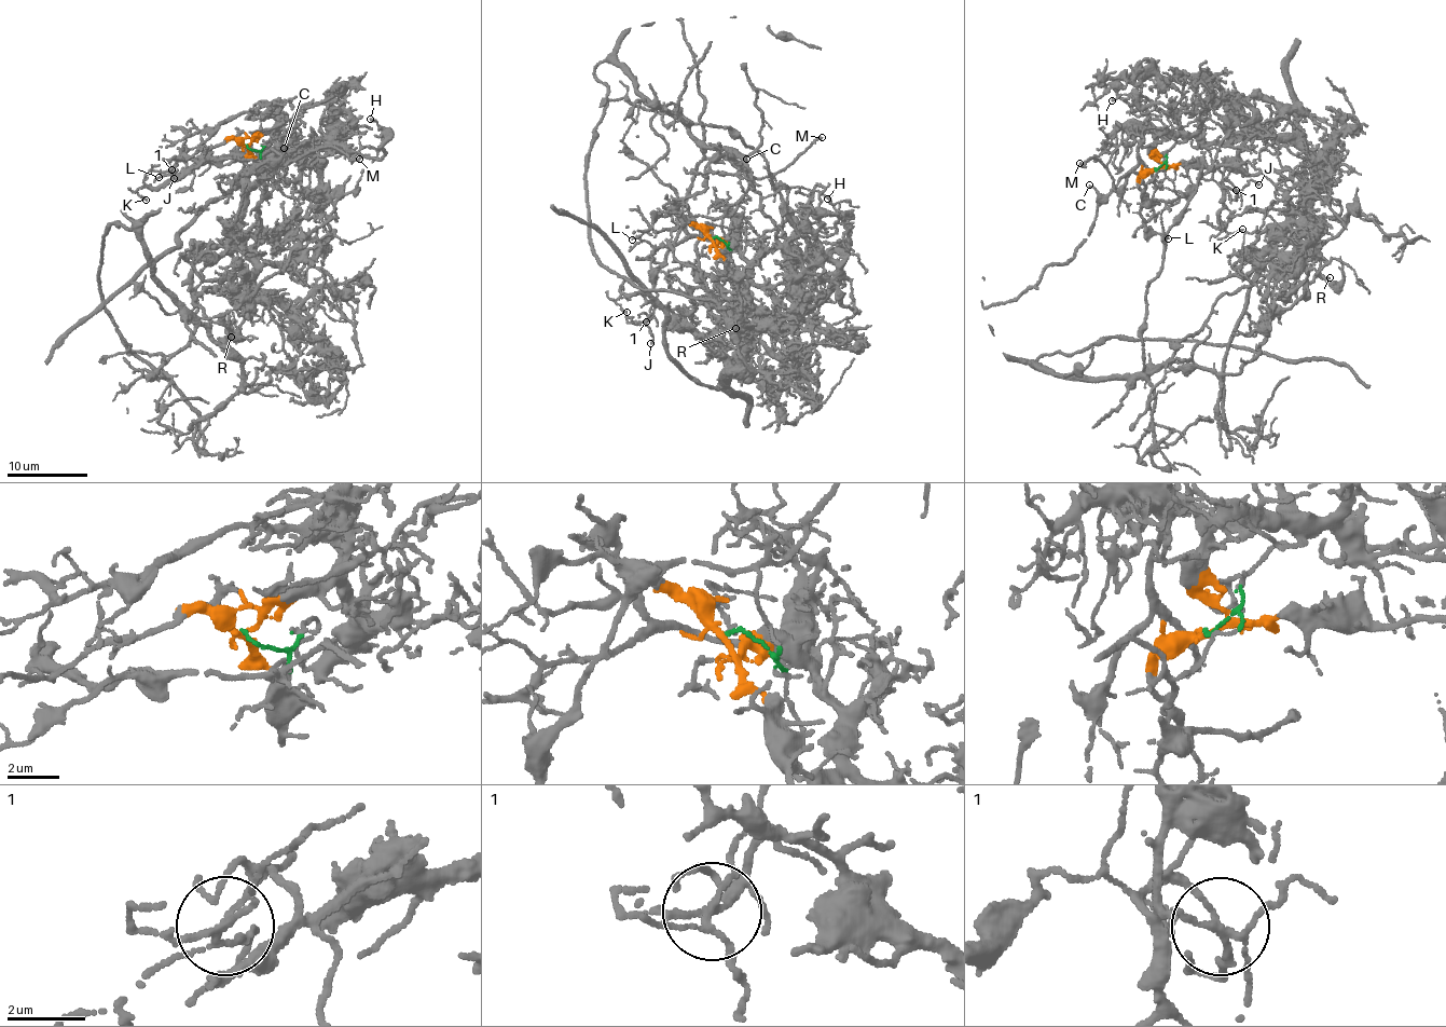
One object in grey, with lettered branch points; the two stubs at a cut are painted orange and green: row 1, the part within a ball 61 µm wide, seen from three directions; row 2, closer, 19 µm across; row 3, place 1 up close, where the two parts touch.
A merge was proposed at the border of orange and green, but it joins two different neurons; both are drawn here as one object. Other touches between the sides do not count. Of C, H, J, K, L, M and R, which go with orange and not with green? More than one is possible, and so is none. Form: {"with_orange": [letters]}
{"with_orange": ["H", "K", "R"]}

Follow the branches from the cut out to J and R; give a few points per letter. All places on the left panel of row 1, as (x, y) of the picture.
J: (245, 147), (260, 153), (255, 160), (214, 156), (205, 163), (183, 149), (169, 173), (178, 172), (173, 177)
R: (245, 147), (255, 159), (253, 173), (264, 190), (257, 210), (260, 224), (253, 251), (251, 306), (231, 336)

